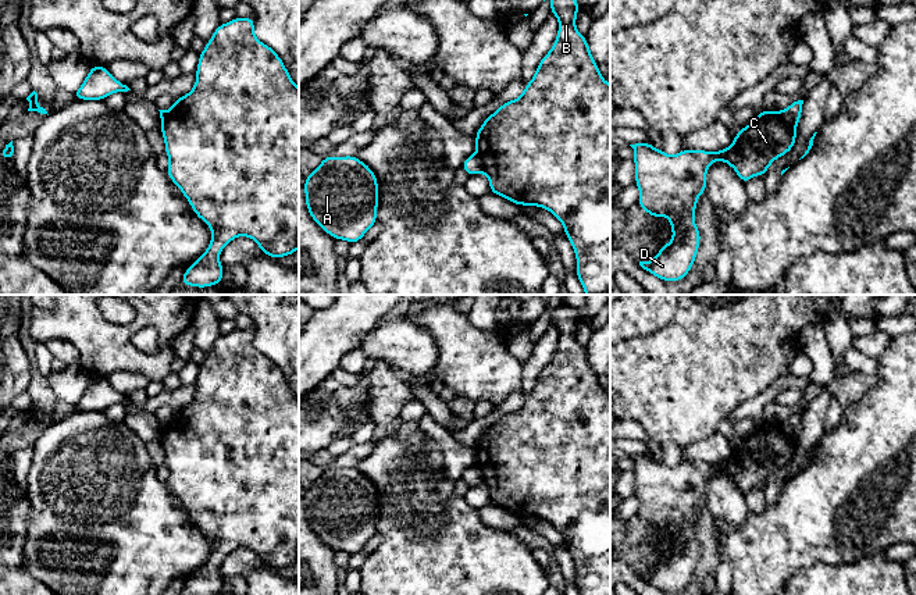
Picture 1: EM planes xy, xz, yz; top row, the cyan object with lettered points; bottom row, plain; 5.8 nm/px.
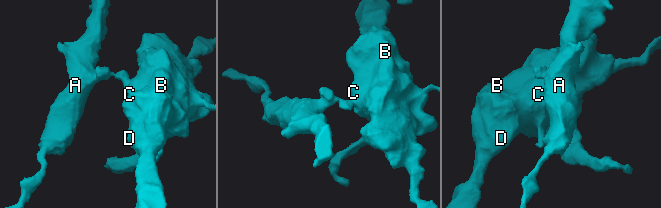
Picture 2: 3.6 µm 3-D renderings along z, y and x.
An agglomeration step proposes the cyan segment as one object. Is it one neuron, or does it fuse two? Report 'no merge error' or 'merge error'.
merge error

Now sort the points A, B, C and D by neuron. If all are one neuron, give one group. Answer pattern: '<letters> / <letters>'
A / B C D

